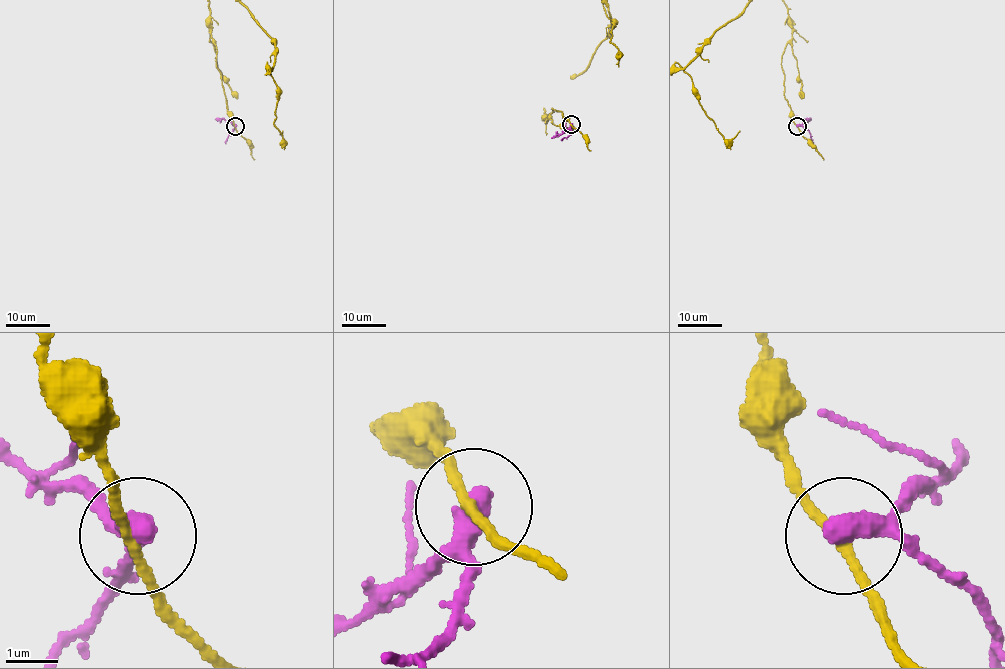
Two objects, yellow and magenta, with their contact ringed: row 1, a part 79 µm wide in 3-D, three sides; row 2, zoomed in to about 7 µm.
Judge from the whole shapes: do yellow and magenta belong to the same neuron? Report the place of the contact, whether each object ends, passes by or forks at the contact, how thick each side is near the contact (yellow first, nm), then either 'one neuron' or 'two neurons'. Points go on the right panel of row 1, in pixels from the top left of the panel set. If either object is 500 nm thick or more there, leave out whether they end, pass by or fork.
at (797, 126); yellow passes by; magenta passes by; 190 nm thick on the yellow side, 360 nm on the other; two neurons

